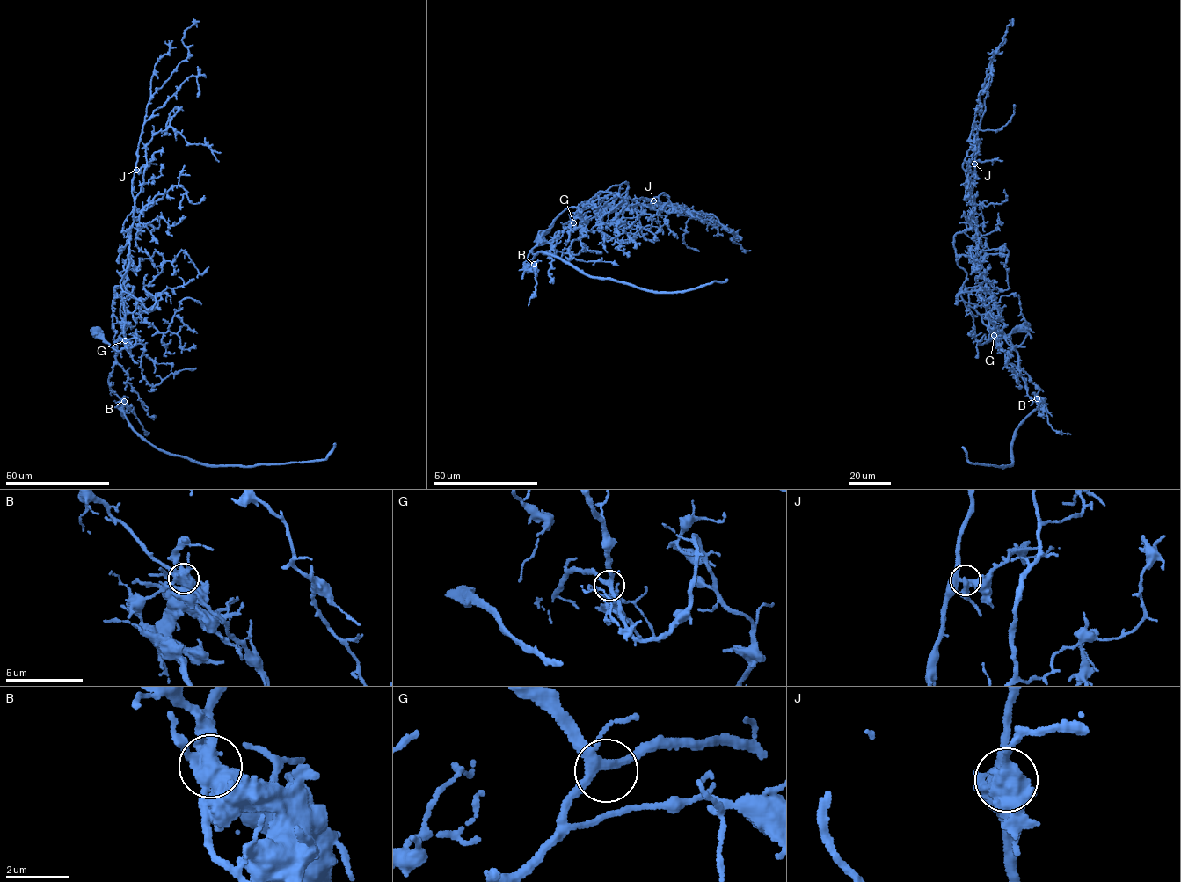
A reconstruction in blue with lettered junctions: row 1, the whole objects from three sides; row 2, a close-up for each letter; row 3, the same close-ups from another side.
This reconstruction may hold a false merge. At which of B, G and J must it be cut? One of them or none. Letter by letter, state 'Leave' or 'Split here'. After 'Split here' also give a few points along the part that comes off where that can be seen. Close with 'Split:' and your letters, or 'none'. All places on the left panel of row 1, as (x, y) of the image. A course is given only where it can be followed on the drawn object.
B: Split here. Course of the part to remove: (124, 401), (125, 415), (147, 440), (167, 453), (209, 465), (321, 461), (335, 443)
G: Leave
J: Leave
Split: B

